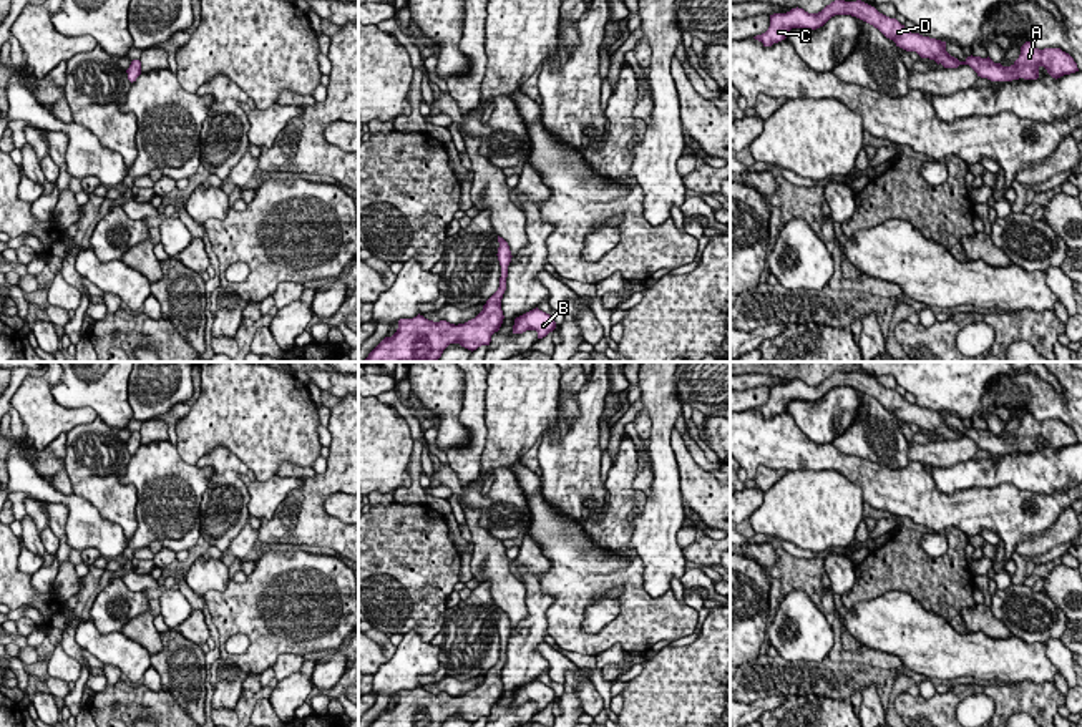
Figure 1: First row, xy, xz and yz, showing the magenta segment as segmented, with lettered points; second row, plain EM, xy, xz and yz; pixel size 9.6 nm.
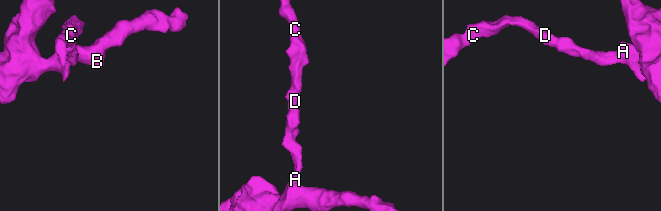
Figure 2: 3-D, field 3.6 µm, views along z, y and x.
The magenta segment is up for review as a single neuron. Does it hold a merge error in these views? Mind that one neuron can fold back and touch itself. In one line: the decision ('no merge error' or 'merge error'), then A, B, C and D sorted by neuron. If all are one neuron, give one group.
no merge error; A B C D

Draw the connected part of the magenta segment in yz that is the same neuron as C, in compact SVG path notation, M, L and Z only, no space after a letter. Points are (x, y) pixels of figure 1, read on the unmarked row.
M835 372L818 385L808 385L803 380L792 380L787 385L770 387L770 398L765 405L753 408L762 413L763 418L772 418L787 410L792 400L816 402L823 398L835 387L856 388L875 400L878 400L886 410L893 412L896 418L906 423L916 423L921 430L934 432L944 440L958 440L959 437L969 437L977 448L991 453L1012 453L1012 451L1037 451L1039 440L1044 438L1052 450L1060 450L1079 443L1074 430L1060 420L1036 420L1031 413L1021 418L1019 430L1011 438L994 435L989 428L967 428L964 433L951 428L946 423L946 413L911 405L896 390L889 390L880 385L875 378L856 372L845 373Z

